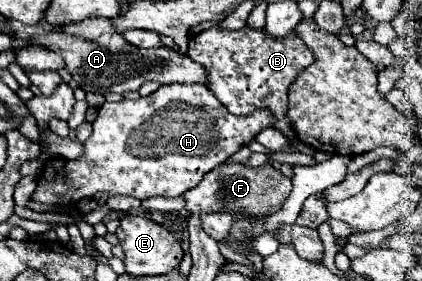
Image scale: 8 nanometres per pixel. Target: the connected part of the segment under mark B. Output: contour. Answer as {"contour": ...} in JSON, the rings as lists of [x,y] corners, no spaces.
{"contour":[[[212,27],[206,29],[204,35],[196,35],[188,47],[188,55],[208,69],[208,87],[230,113],[244,115],[258,107],[268,107],[276,117],[272,127],[282,131],[286,137],[296,139],[286,115],[288,87],[298,73],[312,63],[312,53],[294,33],[290,33],[286,39],[270,39],[264,35],[264,31],[246,27],[240,31],[222,31]]]}

